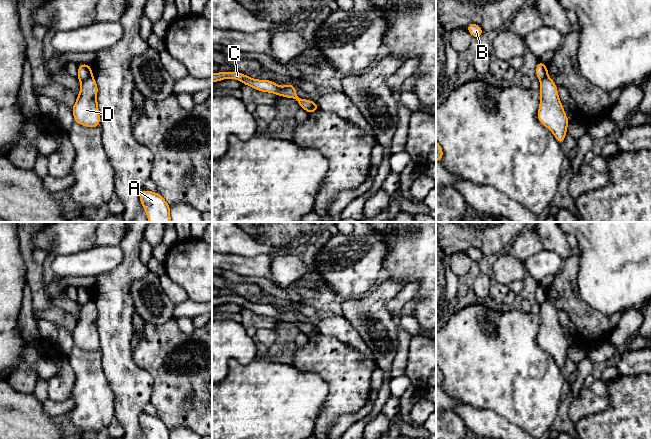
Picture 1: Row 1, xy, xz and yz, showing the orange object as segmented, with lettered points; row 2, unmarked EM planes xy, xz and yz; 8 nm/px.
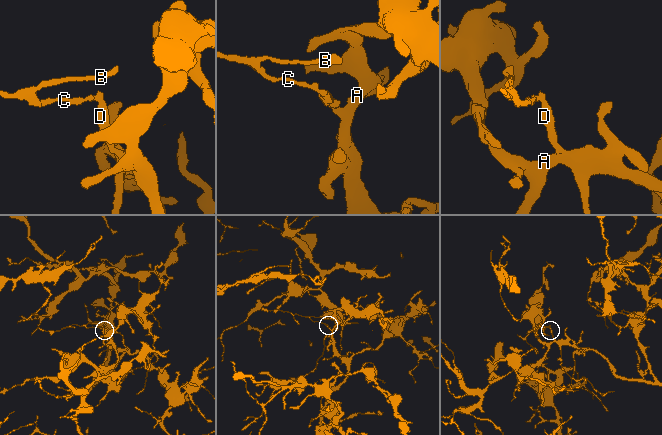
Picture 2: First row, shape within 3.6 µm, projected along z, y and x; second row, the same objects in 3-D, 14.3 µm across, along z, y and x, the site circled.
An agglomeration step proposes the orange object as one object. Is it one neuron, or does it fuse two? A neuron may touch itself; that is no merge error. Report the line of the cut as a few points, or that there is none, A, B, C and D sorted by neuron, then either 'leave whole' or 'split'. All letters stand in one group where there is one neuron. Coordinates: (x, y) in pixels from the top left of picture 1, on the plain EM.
cut xy (92, 300), (81, 306); groups A D / B C; split

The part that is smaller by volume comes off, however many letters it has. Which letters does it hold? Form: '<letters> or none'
B, C

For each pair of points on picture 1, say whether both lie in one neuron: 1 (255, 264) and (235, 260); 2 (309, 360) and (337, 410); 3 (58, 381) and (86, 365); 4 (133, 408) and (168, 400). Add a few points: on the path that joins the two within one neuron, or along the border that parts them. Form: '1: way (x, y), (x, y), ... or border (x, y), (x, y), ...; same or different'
1: way (250, 264), (240, 264); same
2: way (323, 369), (337, 383), (337, 396); same
3: border (66, 357), (74, 374), (74, 383), (70, 395); different
4: border (153, 379), (149, 402); different

